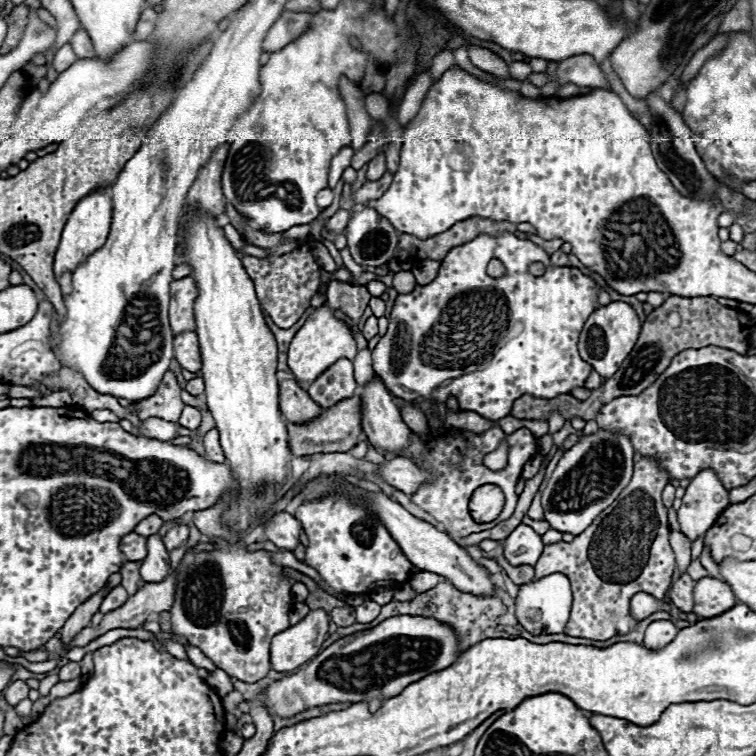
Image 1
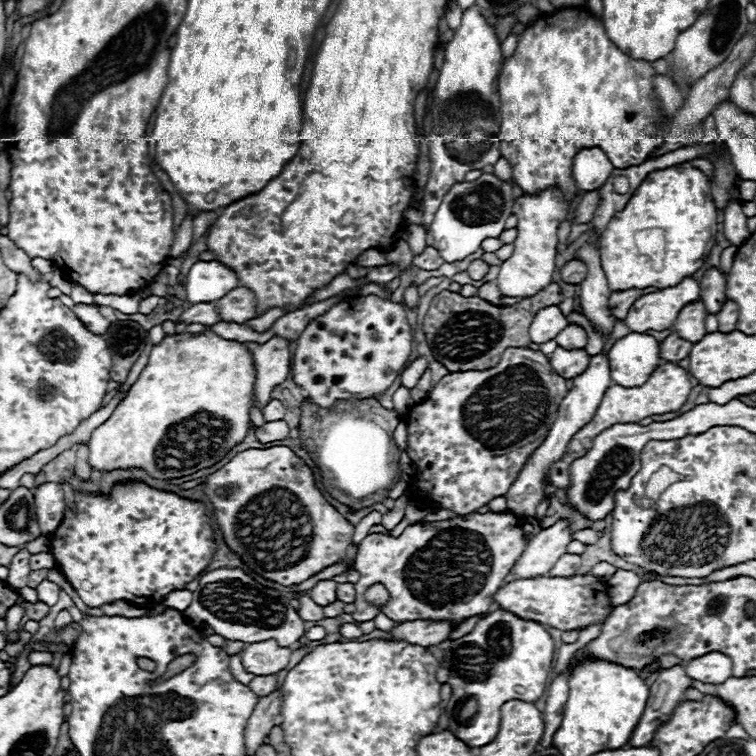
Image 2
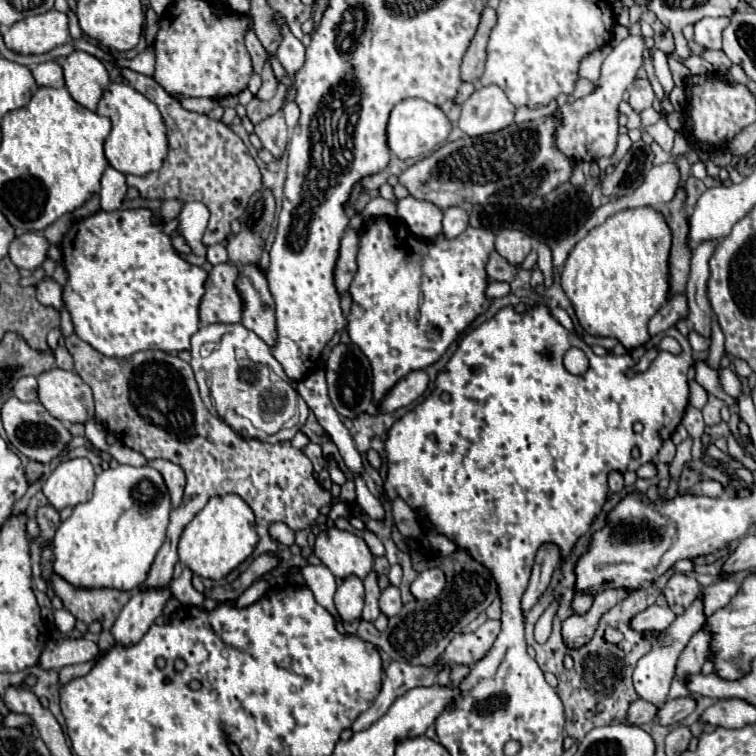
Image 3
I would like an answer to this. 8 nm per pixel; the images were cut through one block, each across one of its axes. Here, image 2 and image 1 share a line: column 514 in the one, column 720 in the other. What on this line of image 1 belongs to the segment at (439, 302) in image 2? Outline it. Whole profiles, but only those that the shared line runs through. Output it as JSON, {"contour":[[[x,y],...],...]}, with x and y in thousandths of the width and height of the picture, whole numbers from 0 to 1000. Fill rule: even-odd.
{"contour":[[[886,392],[873,407],[868,407],[854,426],[849,429],[849,439],[847,447],[839,458],[839,463],[833,466],[833,471],[820,481],[817,492],[812,497],[807,497],[804,503],[799,503],[794,508],[794,513],[783,516],[780,526],[767,532],[754,524],[754,521],[741,521],[730,529],[720,529],[720,526],[709,526],[701,521],[688,524],[677,538],[677,550],[688,553],[688,556],[725,556],[725,548],[738,542],[749,556],[765,550],[778,556],[788,553],[788,545],[794,540],[794,534],[802,534],[804,529],[812,529],[815,524],[836,524],[836,521],[847,521],[852,513],[857,513],[860,508],[868,505],[868,500],[884,487],[884,481],[889,479],[889,474],[902,466],[902,463],[913,463],[913,460],[931,460],[931,458],[952,458],[976,468],[987,468],[989,466],[989,455],[992,455],[992,442],[995,442],[997,426],[992,423],[992,418],[981,410],[974,407],[963,407],[955,405],[947,394],[942,392],[926,392],[926,394],[902,394],[902,392]],[[886,413],[897,413],[899,415],[899,431],[889,434],[884,431],[881,421]]]}

